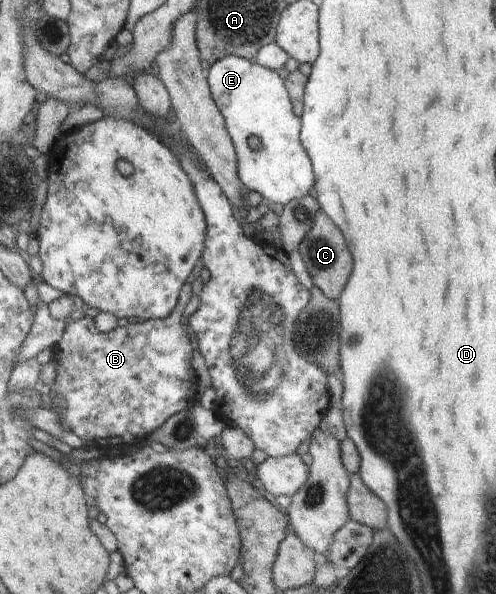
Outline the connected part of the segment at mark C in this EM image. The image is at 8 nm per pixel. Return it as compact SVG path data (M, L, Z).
M319 211L317 217L314 217L311 231L305 235L305 239L301 241L297 251L301 255L314 285L319 287L329 299L337 300L351 273L351 253L347 251L345 239L343 239L341 231L335 227L335 223L331 223L331 219Z

